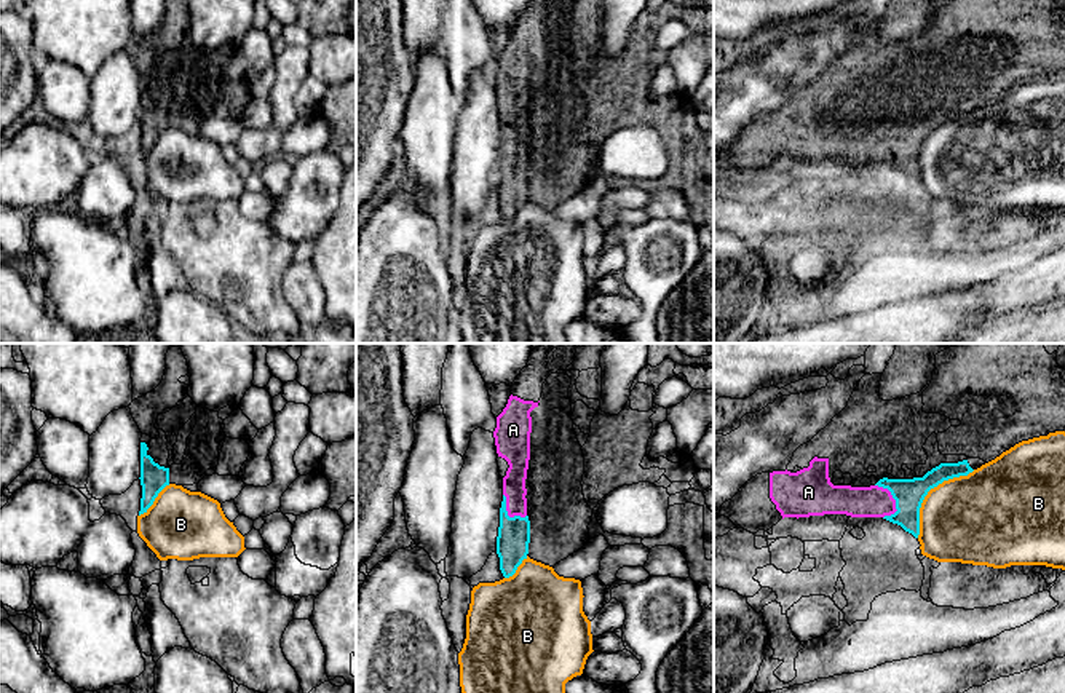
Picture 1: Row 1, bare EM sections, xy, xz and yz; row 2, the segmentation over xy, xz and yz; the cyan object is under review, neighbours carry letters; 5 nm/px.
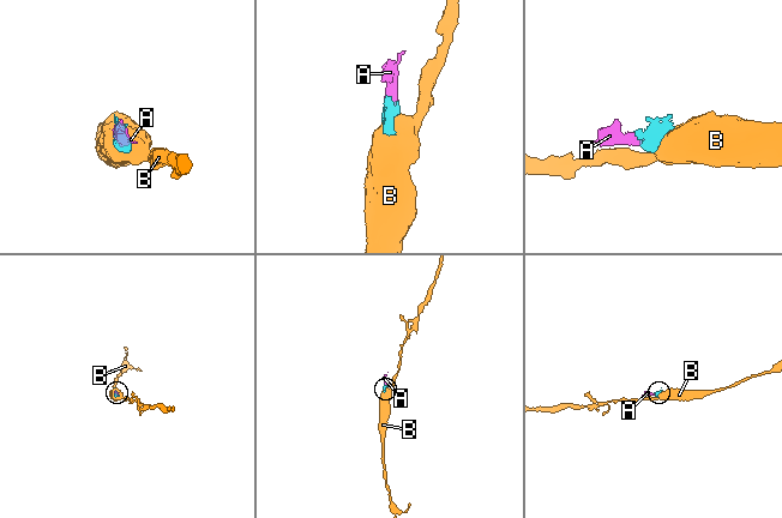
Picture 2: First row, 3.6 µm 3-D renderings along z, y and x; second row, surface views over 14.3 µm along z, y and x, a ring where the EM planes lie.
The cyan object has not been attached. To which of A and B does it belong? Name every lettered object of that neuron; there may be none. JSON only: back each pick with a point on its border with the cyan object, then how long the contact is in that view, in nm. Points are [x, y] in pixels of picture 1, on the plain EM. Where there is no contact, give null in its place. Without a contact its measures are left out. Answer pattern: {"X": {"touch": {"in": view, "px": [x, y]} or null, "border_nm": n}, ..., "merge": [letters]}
{"A": {"touch": {"in": "yz", "px": [893, 139]}, "border_nm": 180}, "merge": ["A"]}

